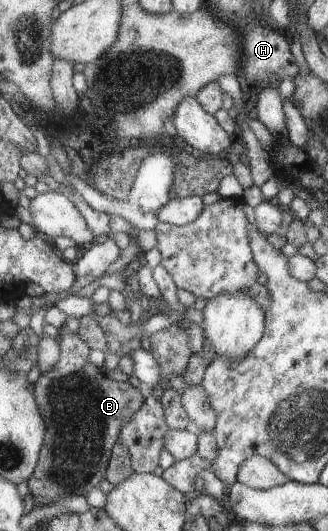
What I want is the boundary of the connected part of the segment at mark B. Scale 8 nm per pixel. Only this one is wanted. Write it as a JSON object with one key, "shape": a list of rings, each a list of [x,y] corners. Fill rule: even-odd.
{"shape":[[[67,327],[60,328],[58,339],[61,349],[60,359],[52,371],[41,374],[36,381],[36,403],[46,422],[46,435],[42,444],[38,465],[28,481],[29,497],[35,501],[34,506],[52,505],[61,496],[86,497],[94,487],[99,487],[105,479],[107,465],[111,461],[111,451],[119,441],[123,425],[143,404],[145,391],[134,388],[129,382],[112,381],[98,367],[88,363],[90,346],[76,333],[70,333]]]}

